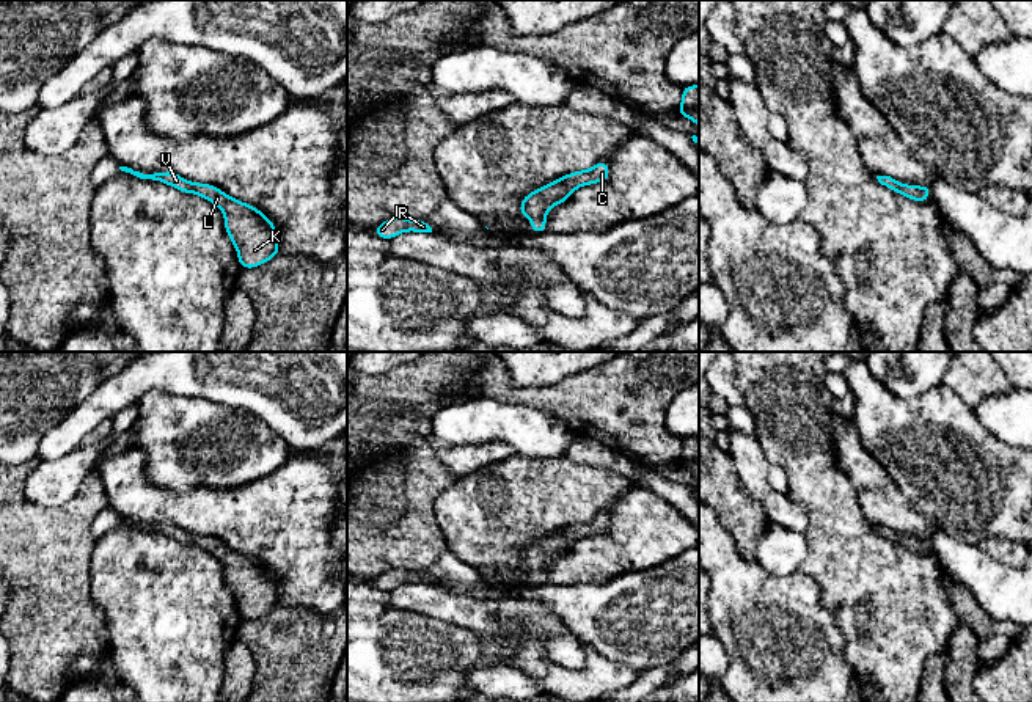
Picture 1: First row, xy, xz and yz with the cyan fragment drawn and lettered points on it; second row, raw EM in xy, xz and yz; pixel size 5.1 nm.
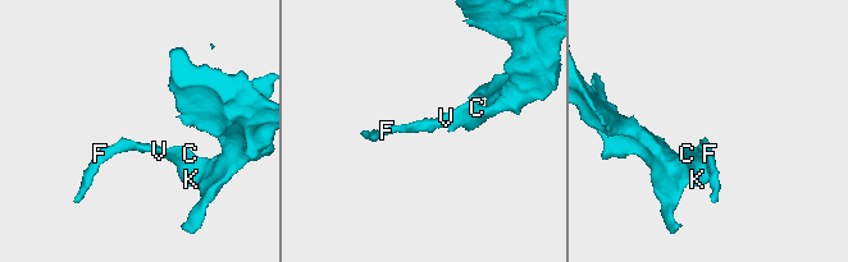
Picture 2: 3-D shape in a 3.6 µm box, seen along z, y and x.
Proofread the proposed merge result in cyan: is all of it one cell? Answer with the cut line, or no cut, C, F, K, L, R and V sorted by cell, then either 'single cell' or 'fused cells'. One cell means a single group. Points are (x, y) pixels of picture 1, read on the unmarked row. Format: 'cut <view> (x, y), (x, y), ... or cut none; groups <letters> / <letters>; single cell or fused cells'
cut none; groups C F K L R V; single cell

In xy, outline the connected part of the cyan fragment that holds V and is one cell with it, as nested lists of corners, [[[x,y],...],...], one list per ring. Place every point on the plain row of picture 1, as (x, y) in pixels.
[[[119,518],[119,521],[140,531],[163,534],[182,545],[195,545],[214,554],[223,564],[225,583],[236,598],[237,611],[242,620],[262,617],[280,605],[275,575],[254,558],[226,547],[218,539],[187,532],[174,523],[143,526],[127,518]]]

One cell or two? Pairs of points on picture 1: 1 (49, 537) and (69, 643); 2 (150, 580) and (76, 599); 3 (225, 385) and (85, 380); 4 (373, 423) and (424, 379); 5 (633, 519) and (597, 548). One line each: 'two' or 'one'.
1: one
2: two
3: two
4: one
5: one

